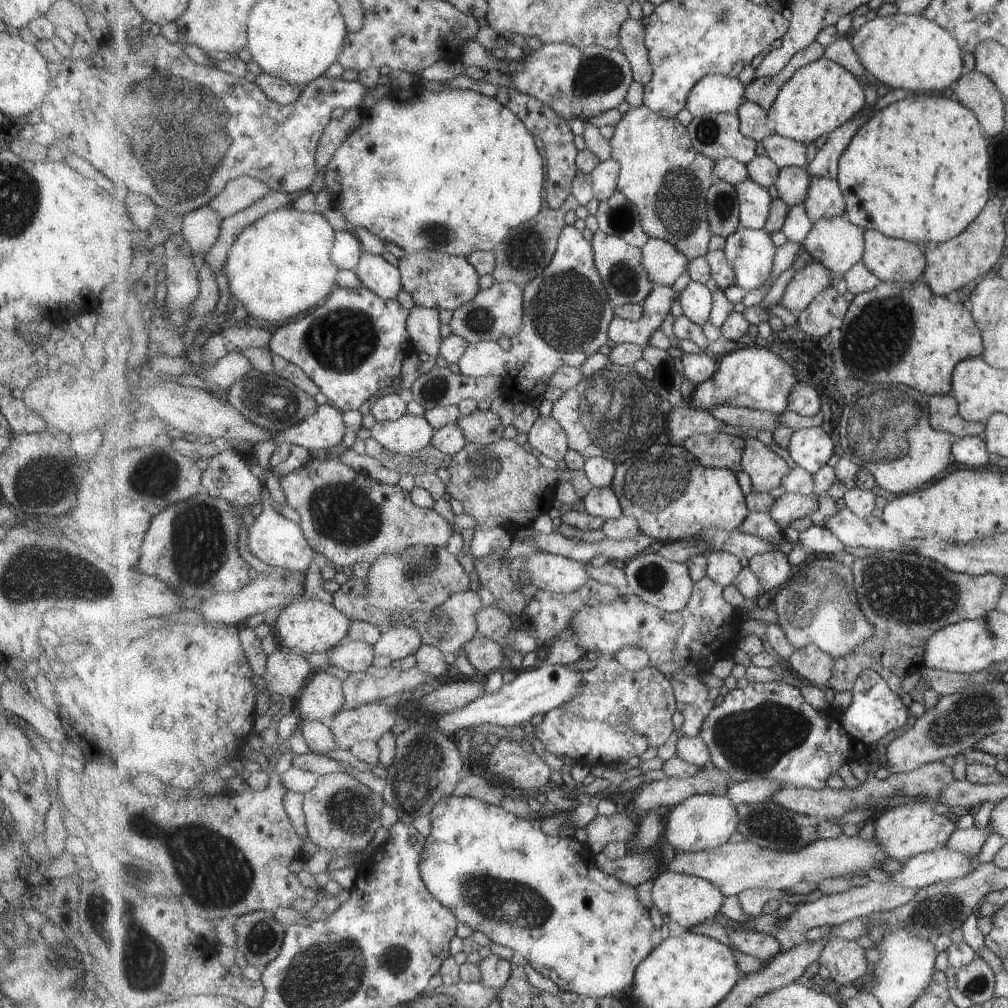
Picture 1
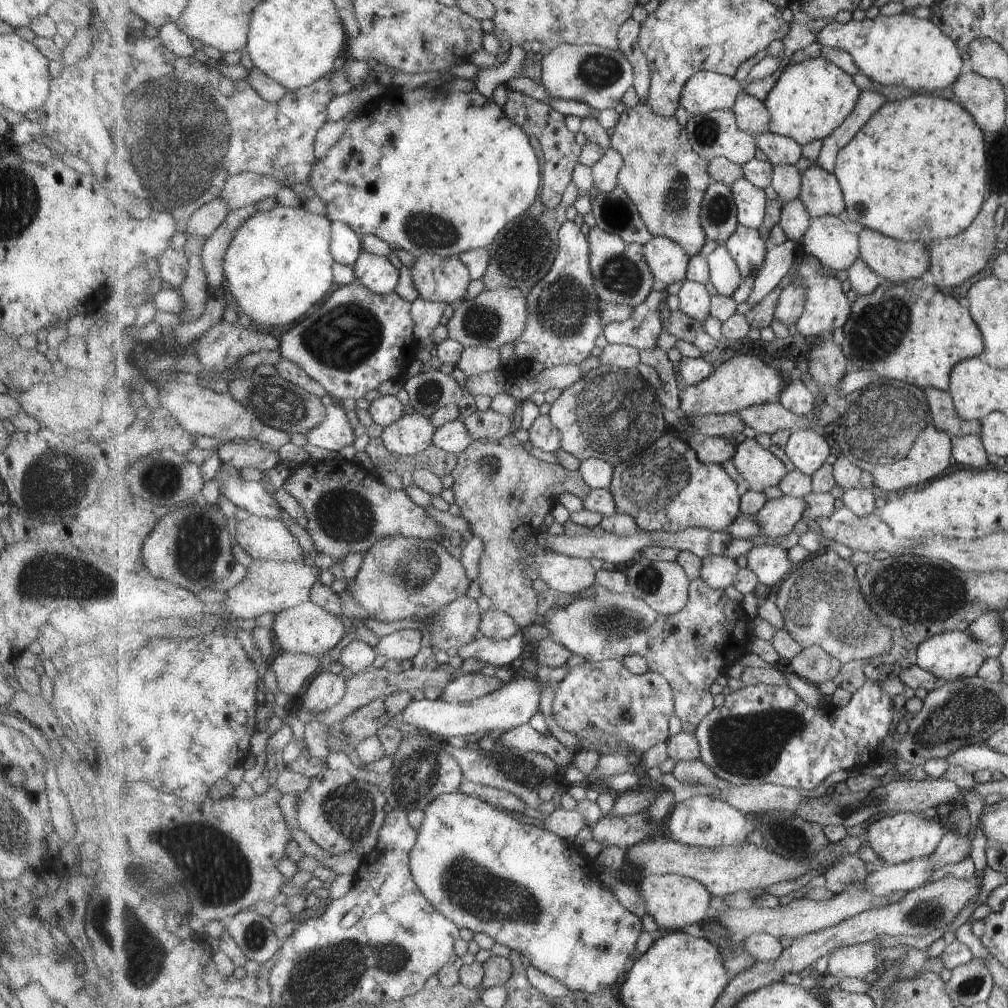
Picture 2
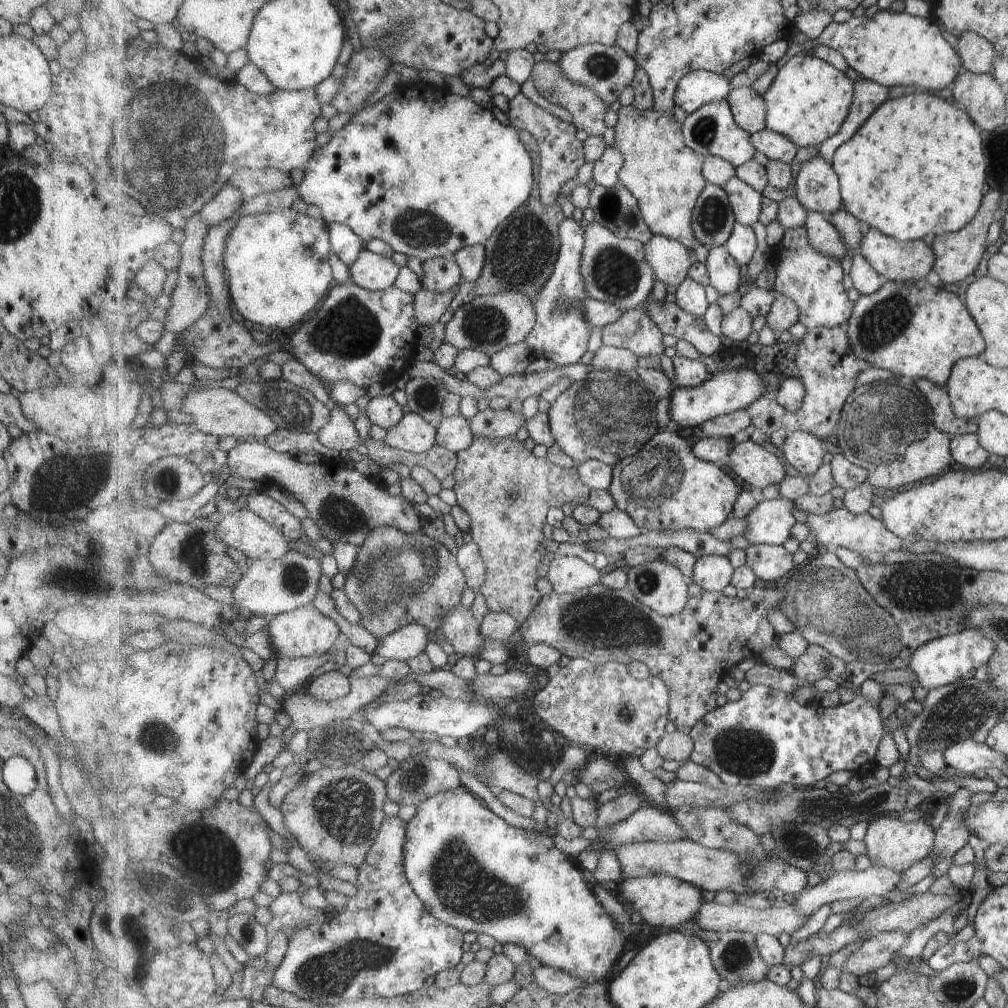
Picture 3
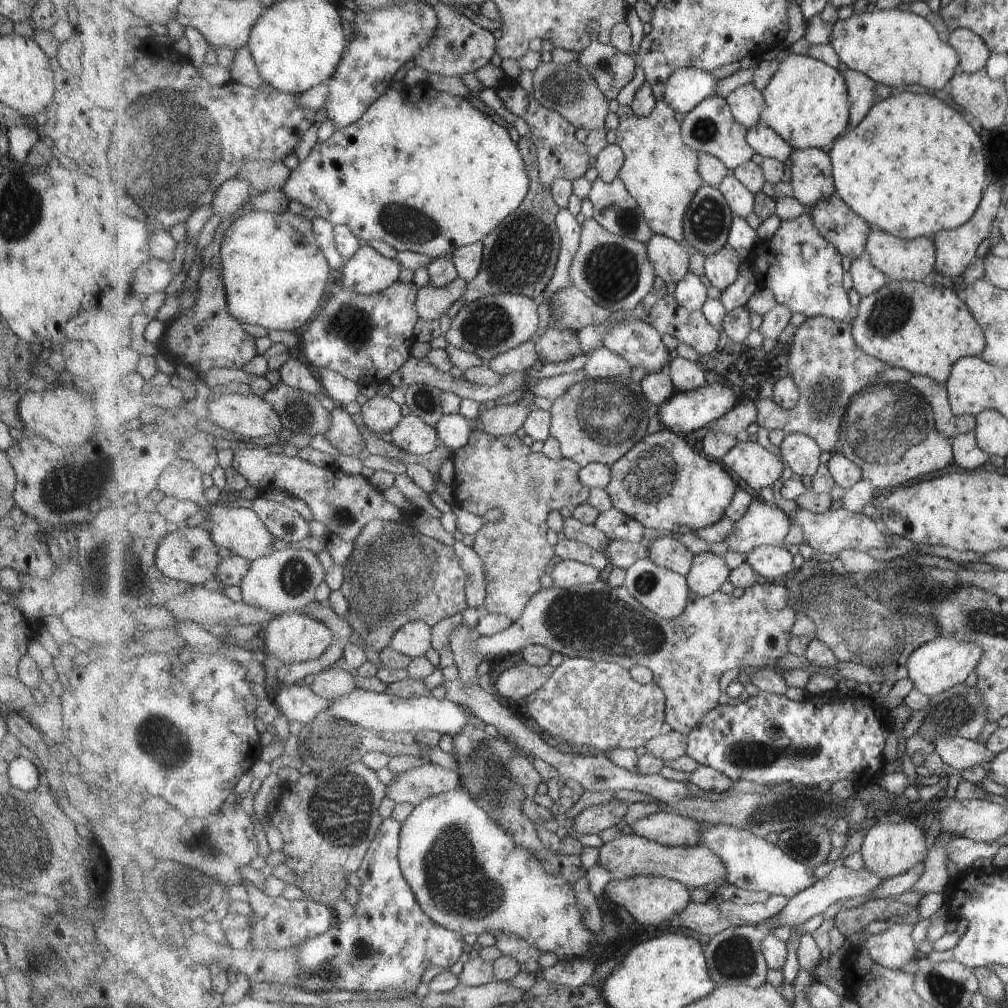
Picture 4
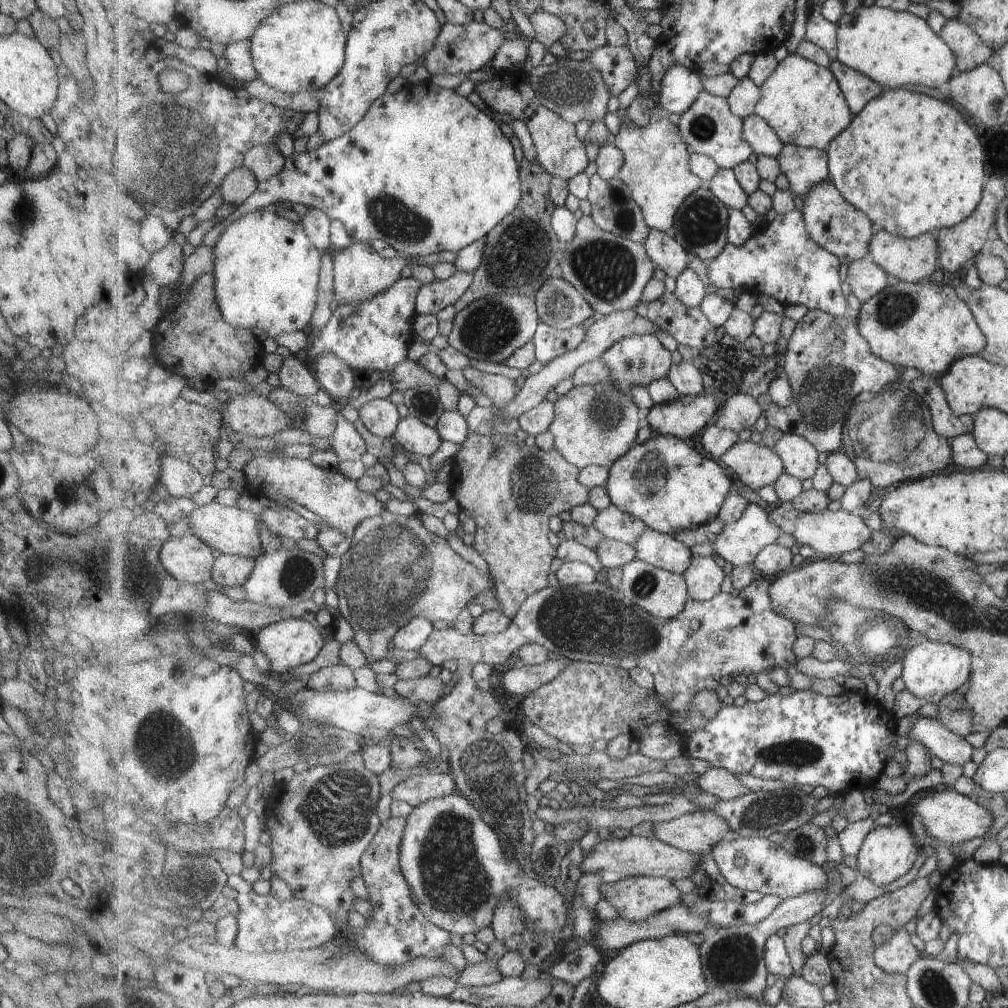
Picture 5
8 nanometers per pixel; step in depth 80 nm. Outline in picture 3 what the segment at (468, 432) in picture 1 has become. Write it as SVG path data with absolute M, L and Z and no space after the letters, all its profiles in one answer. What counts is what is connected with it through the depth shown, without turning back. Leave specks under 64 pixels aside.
M491 408L479 411L471 418L470 423L475 436L489 438L505 438L519 432L521 426L525 426L523 412L513 412L510 409L494 410Z

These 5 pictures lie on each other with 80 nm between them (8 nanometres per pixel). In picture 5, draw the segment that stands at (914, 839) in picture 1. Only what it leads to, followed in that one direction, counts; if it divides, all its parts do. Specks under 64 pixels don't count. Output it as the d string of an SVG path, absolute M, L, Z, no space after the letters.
M908 822L876 827L867 836L859 855L856 857L858 859L856 871L866 878L871 878L877 886L887 886L901 876L905 876L915 866L920 851L921 847L915 844L913 830Z

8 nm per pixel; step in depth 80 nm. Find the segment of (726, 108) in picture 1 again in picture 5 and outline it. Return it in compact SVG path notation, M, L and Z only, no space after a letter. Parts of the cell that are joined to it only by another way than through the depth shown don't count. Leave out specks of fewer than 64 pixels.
M675 66L663 78L663 88L658 94L660 104L669 112L681 116L697 102L705 88L706 78L699 71Z

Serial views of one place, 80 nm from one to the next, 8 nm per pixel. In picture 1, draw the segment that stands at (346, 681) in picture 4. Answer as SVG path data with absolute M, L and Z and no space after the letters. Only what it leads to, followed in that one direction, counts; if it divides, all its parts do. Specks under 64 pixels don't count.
M324 670L318 671L295 702L303 721L329 722L346 703L344 683Z

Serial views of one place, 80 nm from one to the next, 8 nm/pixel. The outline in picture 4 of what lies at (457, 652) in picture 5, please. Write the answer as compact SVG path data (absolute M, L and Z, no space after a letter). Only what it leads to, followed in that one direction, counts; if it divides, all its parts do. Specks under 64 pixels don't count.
M604 578L568 589L552 586L538 592L530 600L523 616L506 631L493 636L477 635L476 650L490 663L513 656L531 645L545 645L565 657L611 661L627 670L637 665L646 666L654 672L654 683L665 691L666 722L673 731L688 735L708 712L719 705L719 678L727 670L777 668L777 662L790 652L790 640L795 635L792 628L800 618L788 605L788 600L787 586L769 580L756 582L738 598L721 591L708 597L691 591L683 614L669 620L643 607L627 587L612 587Z

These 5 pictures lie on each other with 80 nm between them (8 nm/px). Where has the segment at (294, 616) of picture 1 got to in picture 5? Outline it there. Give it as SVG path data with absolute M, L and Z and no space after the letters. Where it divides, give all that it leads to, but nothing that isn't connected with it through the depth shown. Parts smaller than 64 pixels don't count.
M289 618L270 626L264 627L256 635L255 647L261 651L271 662L272 673L278 673L283 677L288 677L288 673L303 664L311 663L323 646L327 644L323 632L315 628L315 624L301 618Z

